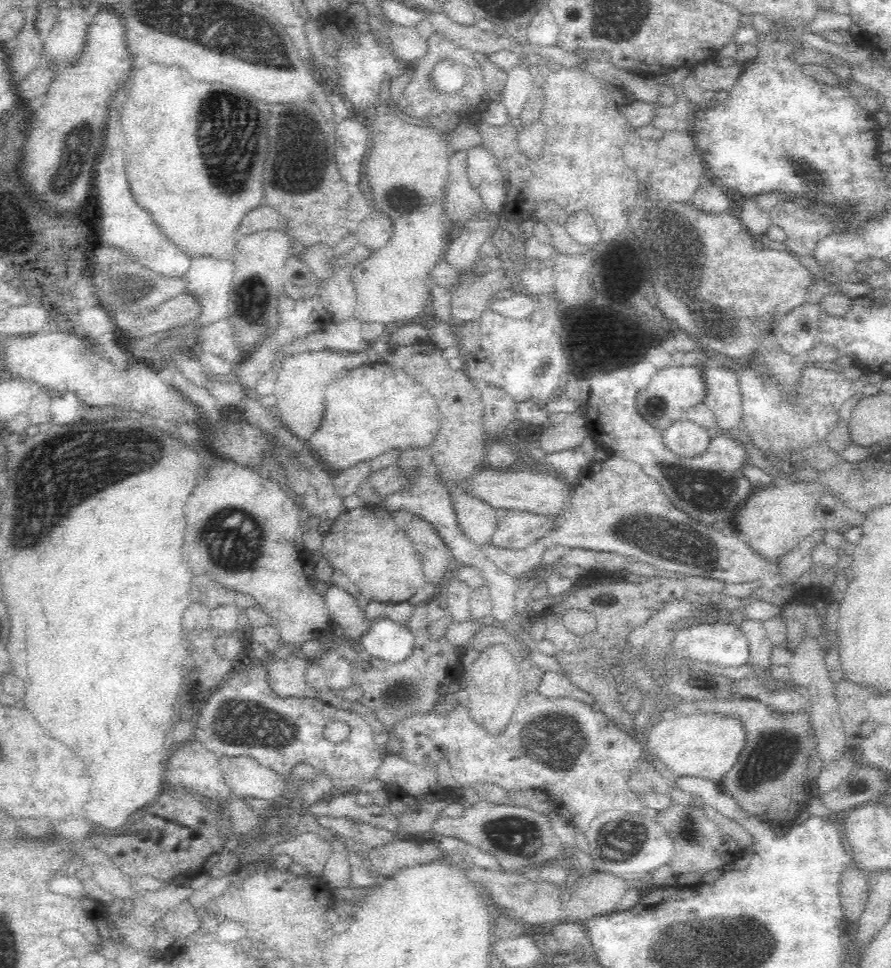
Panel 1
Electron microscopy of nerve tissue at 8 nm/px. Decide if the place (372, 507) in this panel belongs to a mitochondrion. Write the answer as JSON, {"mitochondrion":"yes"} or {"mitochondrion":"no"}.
{"mitochondrion":"no"}

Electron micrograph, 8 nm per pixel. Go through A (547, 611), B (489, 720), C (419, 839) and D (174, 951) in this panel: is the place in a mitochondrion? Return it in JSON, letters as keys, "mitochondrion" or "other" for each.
{"A":"other","B":"other","C":"other","D":"other"}

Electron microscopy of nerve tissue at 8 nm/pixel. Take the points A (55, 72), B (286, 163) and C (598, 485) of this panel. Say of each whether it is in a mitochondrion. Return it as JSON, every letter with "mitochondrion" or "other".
{"A":"other","B":"mitochondrion","C":"other"}

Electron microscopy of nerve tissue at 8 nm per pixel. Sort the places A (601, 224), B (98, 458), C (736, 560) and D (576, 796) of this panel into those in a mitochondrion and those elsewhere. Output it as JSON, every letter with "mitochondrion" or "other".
{"A":"other","B":"mitochondrion","C":"other","D":"other"}

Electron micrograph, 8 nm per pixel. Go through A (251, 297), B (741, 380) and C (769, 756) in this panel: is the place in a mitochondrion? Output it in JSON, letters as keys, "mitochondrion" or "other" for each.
{"A":"mitochondrion","B":"other","C":"mitochondrion"}

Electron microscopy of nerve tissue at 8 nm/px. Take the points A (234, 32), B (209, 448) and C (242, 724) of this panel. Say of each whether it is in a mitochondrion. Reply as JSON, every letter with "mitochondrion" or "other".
{"A":"mitochondrion","B":"other","C":"mitochondrion"}

